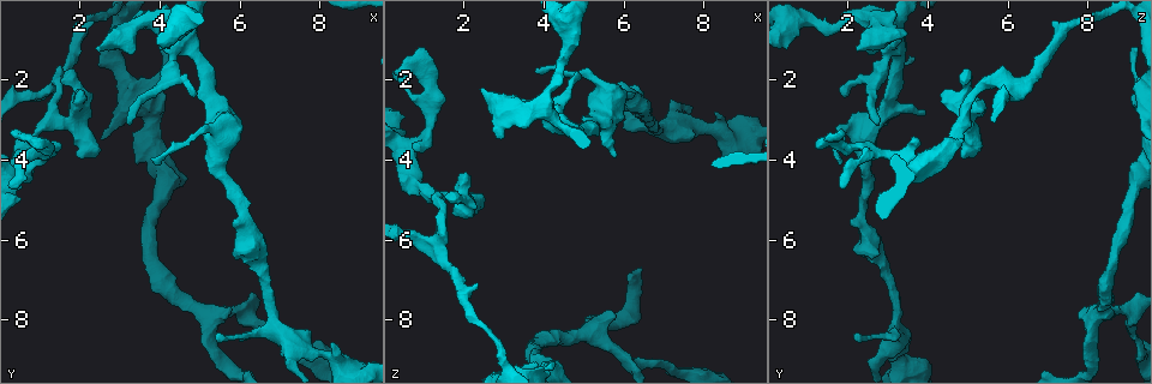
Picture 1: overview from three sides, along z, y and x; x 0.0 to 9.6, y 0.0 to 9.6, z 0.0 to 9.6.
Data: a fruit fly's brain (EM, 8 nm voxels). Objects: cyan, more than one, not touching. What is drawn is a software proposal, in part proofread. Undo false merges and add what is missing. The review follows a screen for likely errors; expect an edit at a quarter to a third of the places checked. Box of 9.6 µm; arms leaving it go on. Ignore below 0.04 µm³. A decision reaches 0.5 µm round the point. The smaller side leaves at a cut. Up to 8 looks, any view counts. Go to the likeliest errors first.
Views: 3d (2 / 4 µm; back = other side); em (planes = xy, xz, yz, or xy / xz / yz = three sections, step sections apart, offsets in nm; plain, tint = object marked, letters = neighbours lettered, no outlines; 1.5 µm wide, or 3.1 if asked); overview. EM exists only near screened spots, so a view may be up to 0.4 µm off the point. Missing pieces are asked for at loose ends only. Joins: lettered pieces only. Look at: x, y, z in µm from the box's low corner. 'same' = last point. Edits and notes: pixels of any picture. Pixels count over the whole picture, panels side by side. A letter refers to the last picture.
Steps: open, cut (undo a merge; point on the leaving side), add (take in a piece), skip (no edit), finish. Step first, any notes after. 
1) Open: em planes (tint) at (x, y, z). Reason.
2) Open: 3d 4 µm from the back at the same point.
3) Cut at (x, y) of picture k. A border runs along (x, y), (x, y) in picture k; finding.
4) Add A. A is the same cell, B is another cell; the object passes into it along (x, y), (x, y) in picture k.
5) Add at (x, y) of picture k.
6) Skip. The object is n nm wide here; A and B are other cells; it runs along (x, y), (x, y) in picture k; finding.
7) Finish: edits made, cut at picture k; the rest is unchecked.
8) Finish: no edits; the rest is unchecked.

Open: em planes (letters) at (2.50, 1.20, 2.20). Free end.

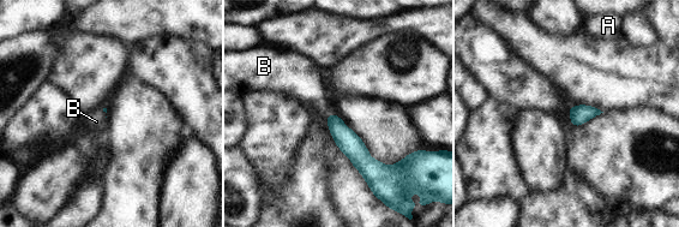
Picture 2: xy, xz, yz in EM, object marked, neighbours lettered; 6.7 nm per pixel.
Add B. The longest contact is with B, 90 nm; B is the same cell, A is another cell; it goes on there.

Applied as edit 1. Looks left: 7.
Open: 3d 4 µm at (5.75, 7.75, 7.90).

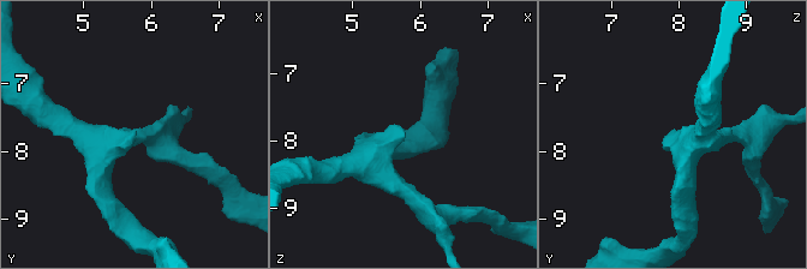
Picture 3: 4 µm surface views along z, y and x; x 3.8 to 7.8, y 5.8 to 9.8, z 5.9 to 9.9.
Open: em planes (plain) at (5.80, 7.70, 7.85).

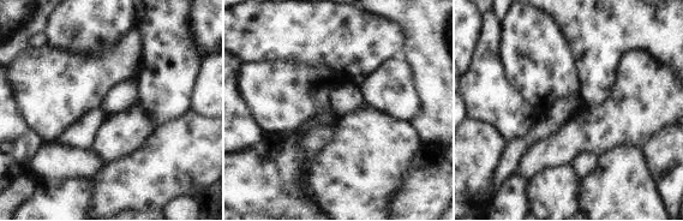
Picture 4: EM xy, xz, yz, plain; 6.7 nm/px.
Open: em planes (letters) at the same point. See the neighbours.

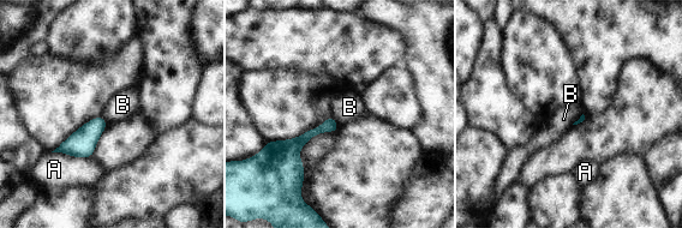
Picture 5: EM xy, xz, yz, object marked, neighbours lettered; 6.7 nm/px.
Skip. A and B are other cells; it runs along (330, 120), (294, 148), (299, 173) in picture 5; no lettered piece goes on from it.

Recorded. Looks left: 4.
Open: 3d 4 µm at (5.40, 8.45, 2.15). An open end.

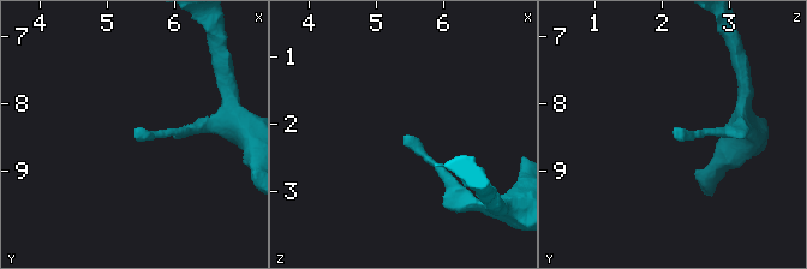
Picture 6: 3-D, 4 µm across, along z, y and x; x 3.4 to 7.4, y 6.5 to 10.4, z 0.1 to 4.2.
Open: em yz step 8 (letters) at (5.45, 8.40, 2.15).

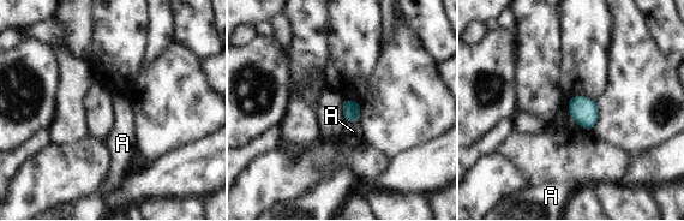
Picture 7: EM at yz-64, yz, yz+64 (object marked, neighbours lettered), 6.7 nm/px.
Skip. The longest contact is with A, 100 nm; A is another cell; a border runs along (359, 119), (346, 123) in picture 7; none of them fits.

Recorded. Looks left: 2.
Finish: edits made, add at picture 2; the rest is unchecked.

